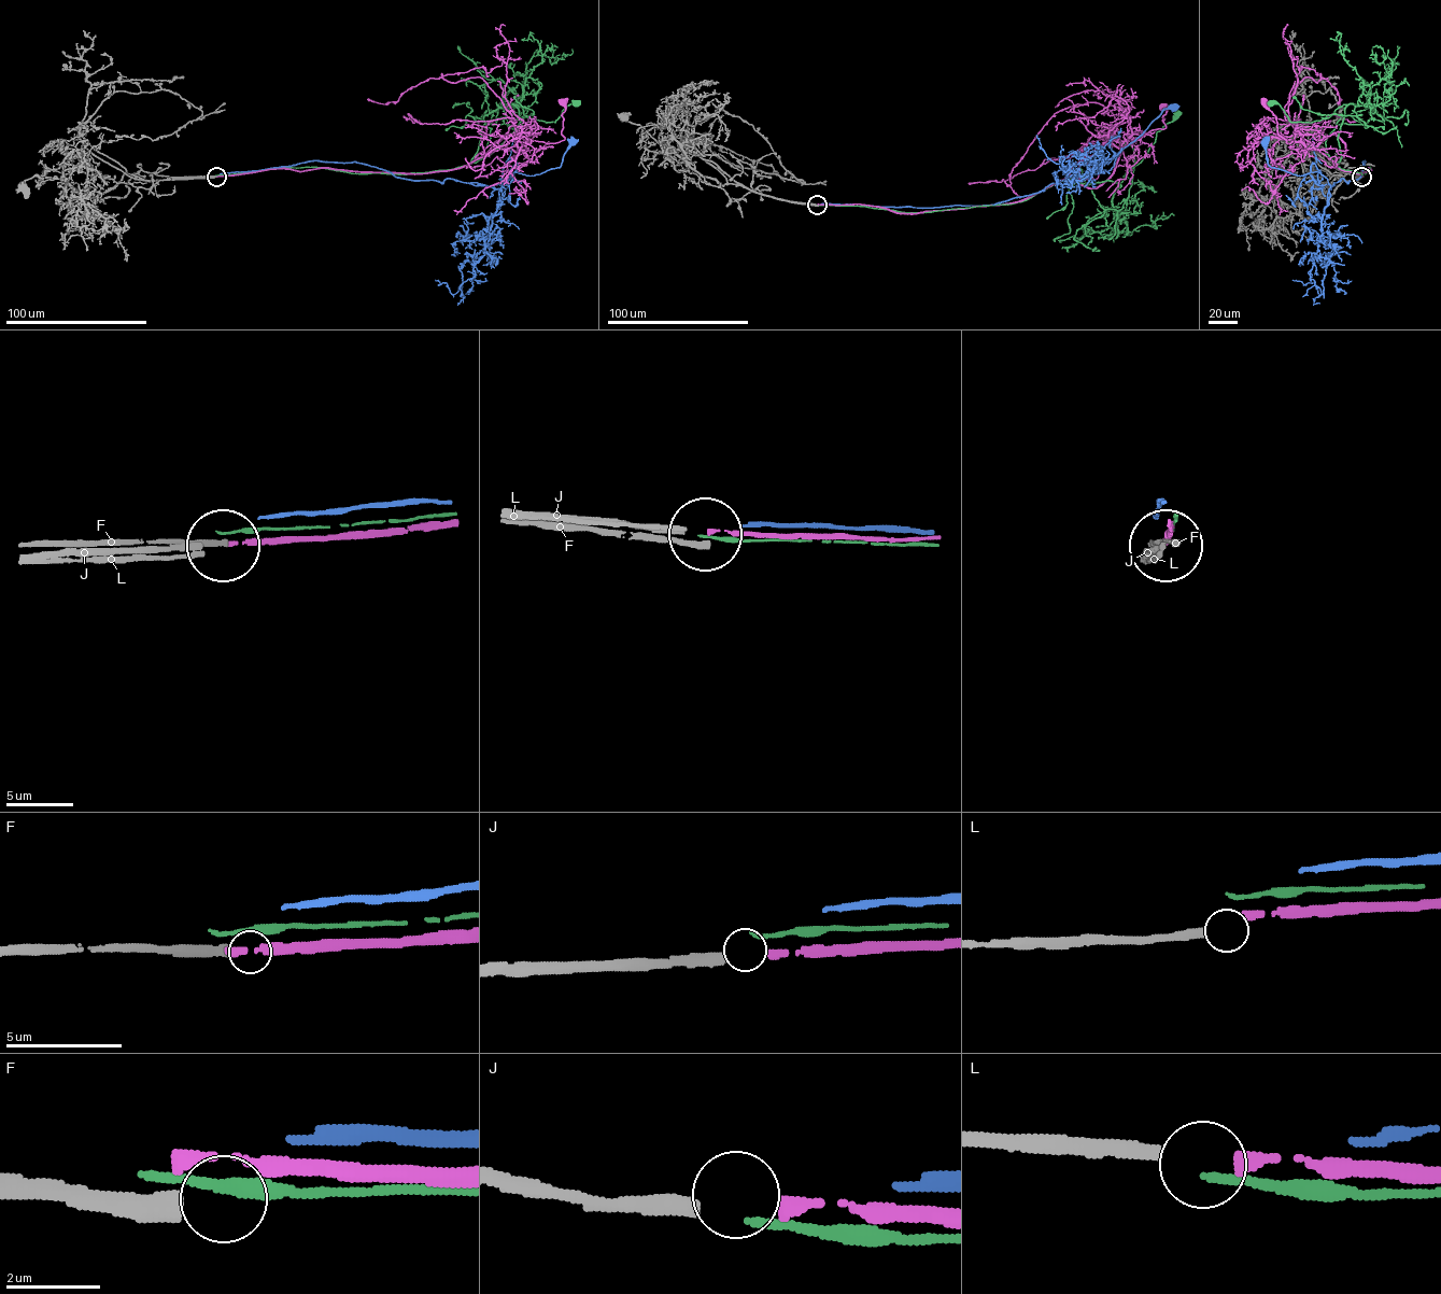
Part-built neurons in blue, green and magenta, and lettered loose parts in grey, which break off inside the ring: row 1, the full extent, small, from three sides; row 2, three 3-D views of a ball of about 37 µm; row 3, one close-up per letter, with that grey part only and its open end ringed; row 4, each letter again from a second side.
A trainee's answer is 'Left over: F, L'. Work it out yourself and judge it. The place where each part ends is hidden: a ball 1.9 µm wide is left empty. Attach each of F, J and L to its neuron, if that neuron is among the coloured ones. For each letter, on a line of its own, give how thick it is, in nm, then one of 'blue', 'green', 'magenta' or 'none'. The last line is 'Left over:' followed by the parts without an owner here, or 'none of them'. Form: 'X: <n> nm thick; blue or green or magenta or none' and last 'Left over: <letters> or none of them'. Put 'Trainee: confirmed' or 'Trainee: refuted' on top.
Trainee: confirmed
F: 500 nm thick; none
J: 400 nm thick; magenta
L: 340 nm thick; none
Left over: F, L

